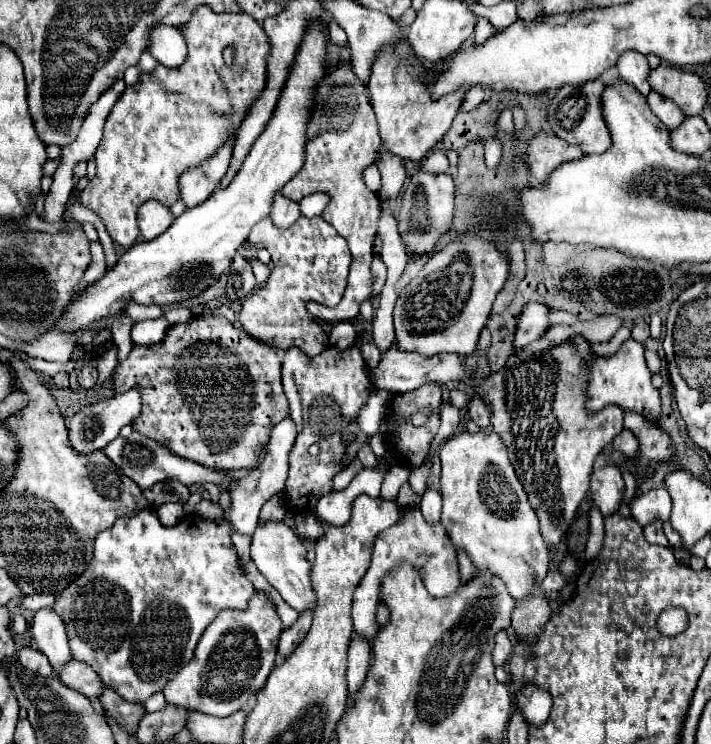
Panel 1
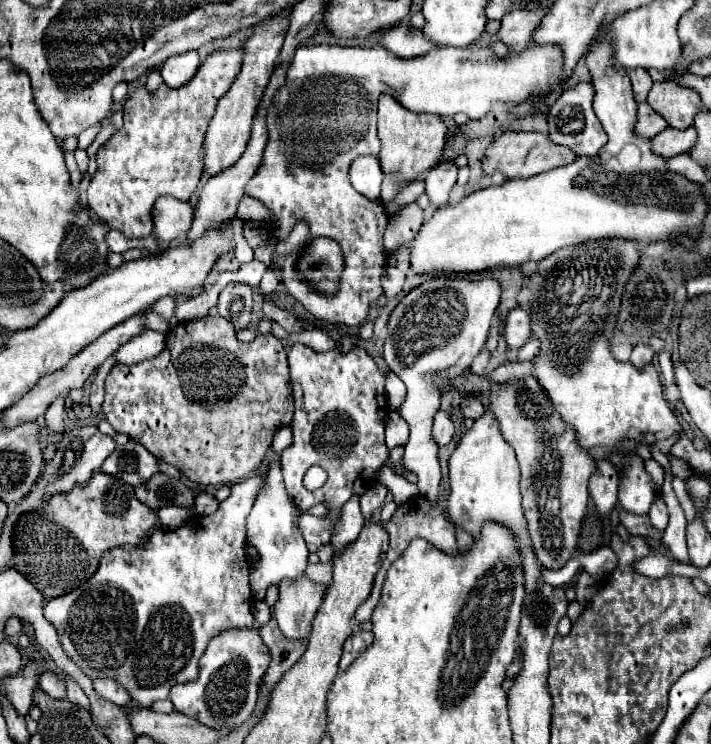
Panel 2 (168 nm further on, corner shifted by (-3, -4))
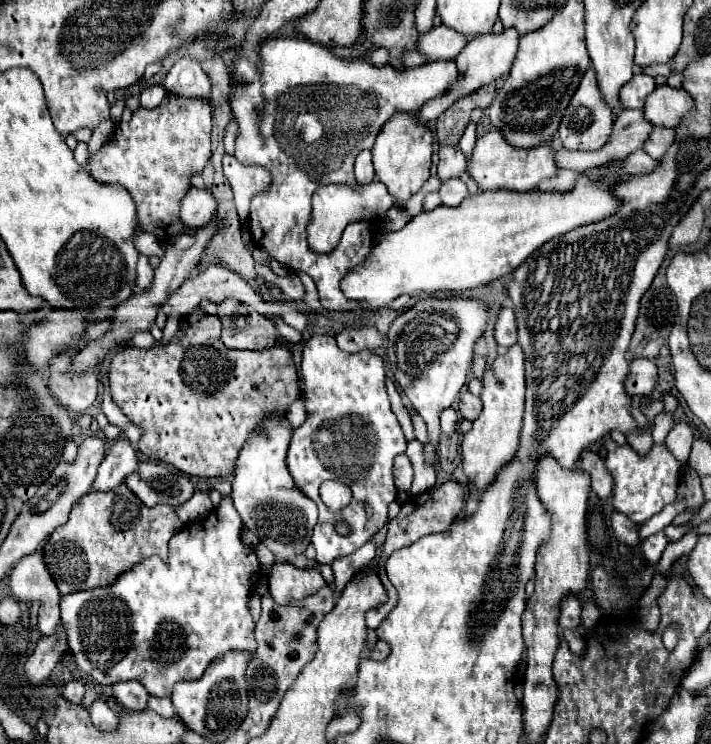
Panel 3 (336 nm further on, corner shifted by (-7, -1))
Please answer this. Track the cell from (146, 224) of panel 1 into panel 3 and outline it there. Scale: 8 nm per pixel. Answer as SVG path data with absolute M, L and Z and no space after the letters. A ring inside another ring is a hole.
M192 187L186 193L186 197L182 199L180 217L192 229L206 227L206 221L214 219L216 213L218 213L218 203L216 203L214 195L206 189L194 189Z

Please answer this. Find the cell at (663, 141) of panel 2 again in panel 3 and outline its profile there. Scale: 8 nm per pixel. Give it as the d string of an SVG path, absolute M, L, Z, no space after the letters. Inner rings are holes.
M654 127L648 135L648 139L644 141L644 151L654 159L662 159L662 155L670 147L670 141L674 141L674 129Z

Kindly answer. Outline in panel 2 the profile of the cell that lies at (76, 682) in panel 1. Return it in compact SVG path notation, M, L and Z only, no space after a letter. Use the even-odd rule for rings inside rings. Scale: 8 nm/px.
M94 678L92 680L94 684L94 690L98 696L102 696L104 700L116 704L116 706L126 706L130 702L130 696L128 692L114 680L108 680L108 678Z

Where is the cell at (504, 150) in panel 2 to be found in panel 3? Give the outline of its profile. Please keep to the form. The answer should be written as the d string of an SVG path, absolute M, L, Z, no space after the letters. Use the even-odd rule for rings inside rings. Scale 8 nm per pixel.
M490 131L476 139L466 173L476 181L476 185L482 191L494 191L494 189L532 191L542 179L554 177L558 173L558 167L554 165L554 153L556 151L552 149L552 145L516 151L512 145L506 145L506 141L502 141L502 135L498 131Z

